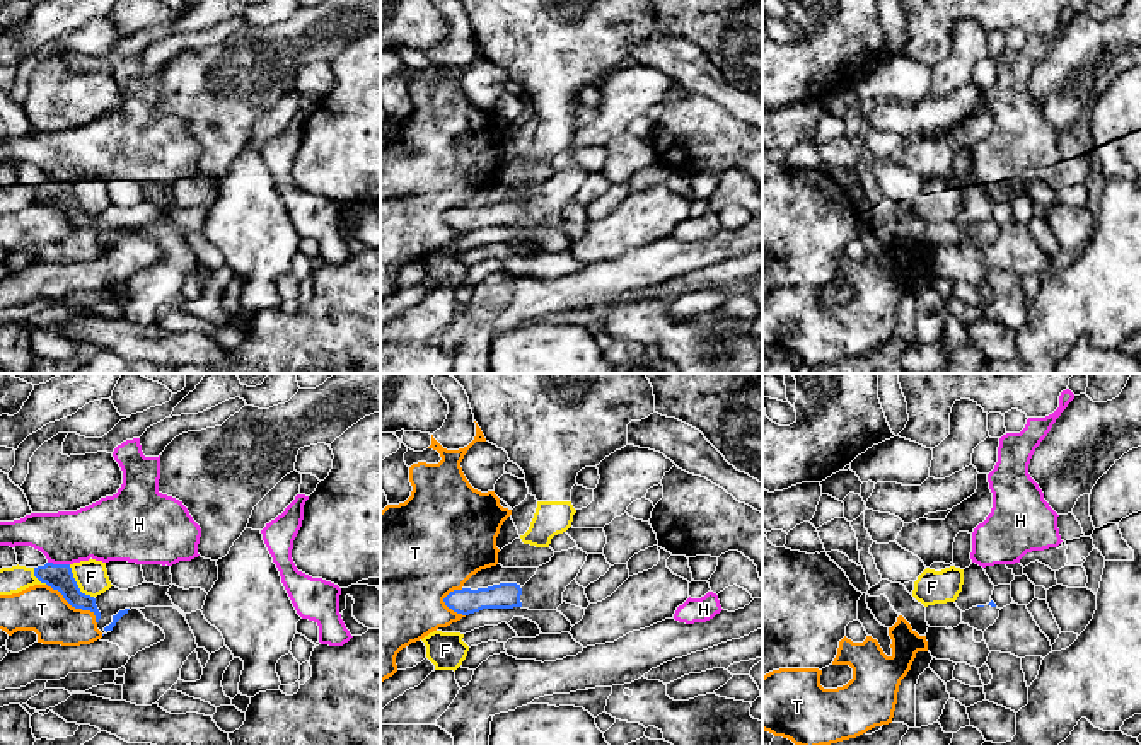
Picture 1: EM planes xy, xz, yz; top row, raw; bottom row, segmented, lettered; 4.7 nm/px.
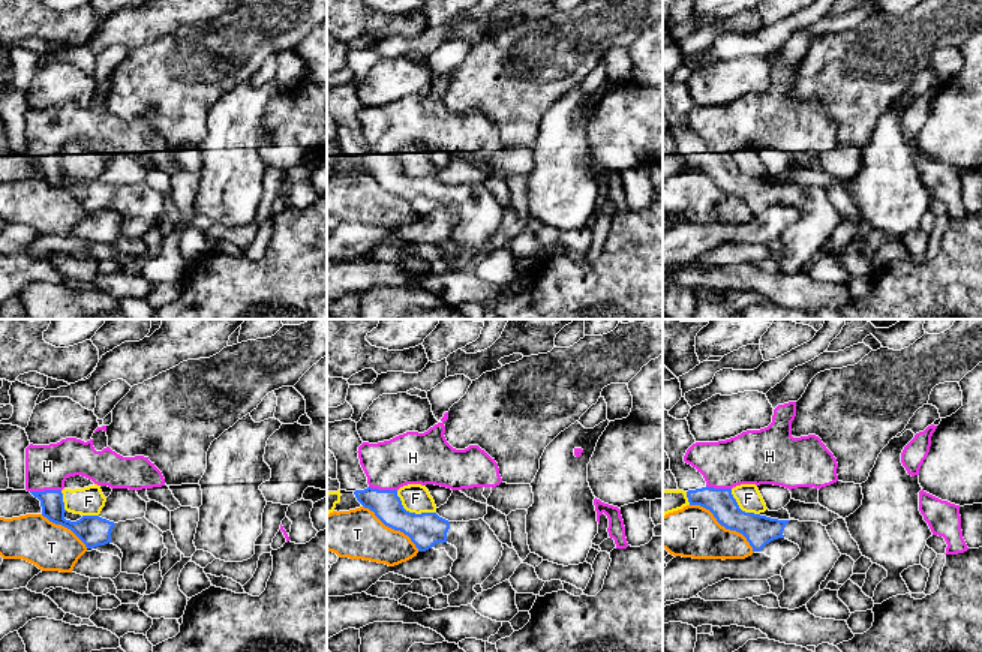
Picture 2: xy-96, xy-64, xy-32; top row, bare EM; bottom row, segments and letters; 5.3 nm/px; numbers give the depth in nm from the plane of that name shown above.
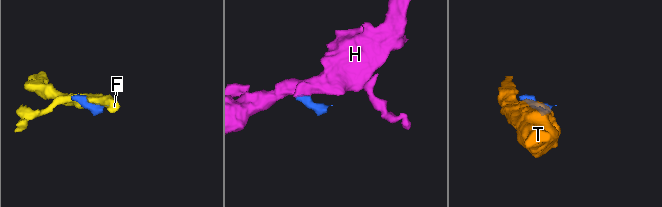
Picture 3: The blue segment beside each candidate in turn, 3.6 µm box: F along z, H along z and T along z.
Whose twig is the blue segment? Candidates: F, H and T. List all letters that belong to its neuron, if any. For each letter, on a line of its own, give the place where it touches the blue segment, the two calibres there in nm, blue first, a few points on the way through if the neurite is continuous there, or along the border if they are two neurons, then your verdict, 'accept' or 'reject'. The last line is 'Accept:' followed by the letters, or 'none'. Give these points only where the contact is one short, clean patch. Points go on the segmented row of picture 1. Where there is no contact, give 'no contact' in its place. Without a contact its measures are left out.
F: meets blue in xy at (75, 583); 120 nm thick on the blue side, 150 nm on the other; border along xy (69, 565), (77, 587), (92, 597); reject
H: meets blue in xy at (58, 565); 120 nm thick on the blue side, 260 nm on the other; border along xy (48, 561), (69, 565); reject
T: meets blue in xy at (74, 606); 120 nm thick on the blue side, 220 nm on the other; reject
Accept: none

